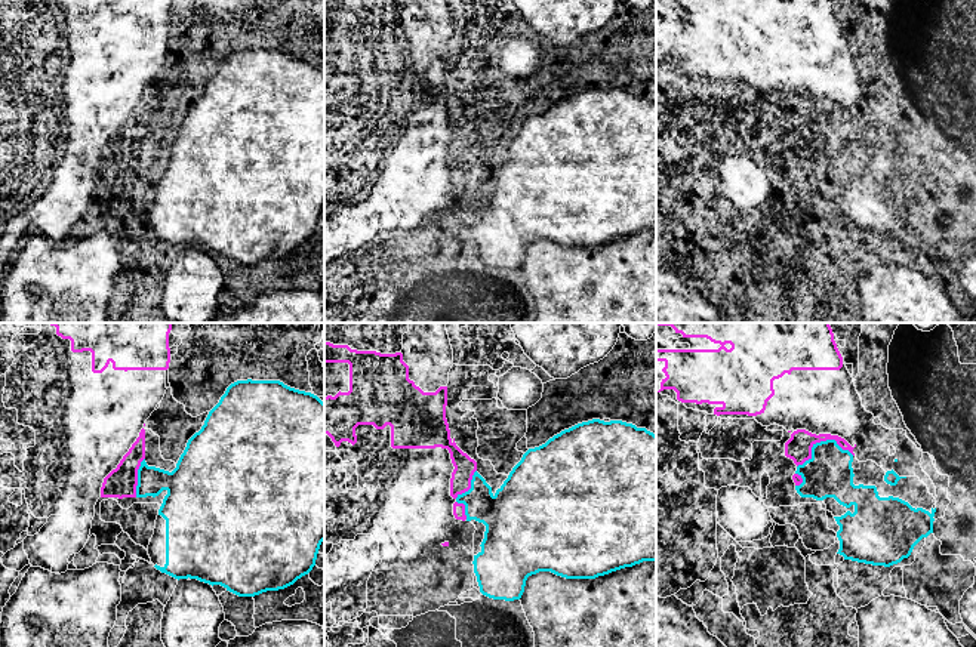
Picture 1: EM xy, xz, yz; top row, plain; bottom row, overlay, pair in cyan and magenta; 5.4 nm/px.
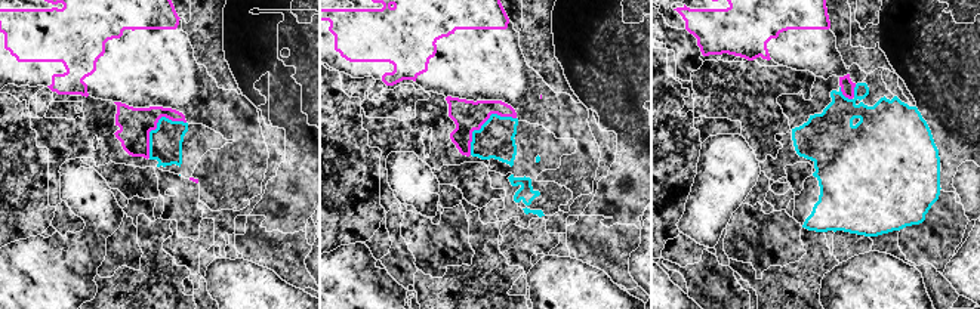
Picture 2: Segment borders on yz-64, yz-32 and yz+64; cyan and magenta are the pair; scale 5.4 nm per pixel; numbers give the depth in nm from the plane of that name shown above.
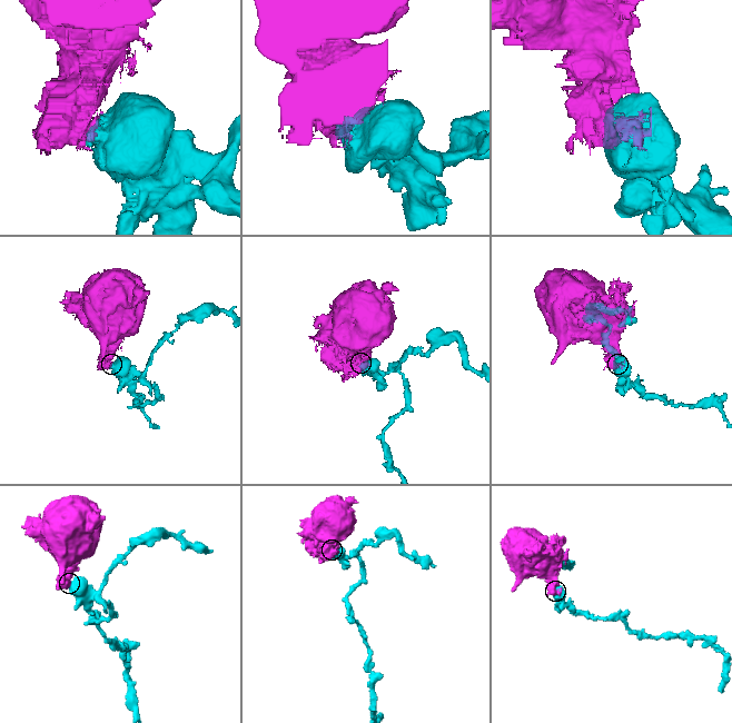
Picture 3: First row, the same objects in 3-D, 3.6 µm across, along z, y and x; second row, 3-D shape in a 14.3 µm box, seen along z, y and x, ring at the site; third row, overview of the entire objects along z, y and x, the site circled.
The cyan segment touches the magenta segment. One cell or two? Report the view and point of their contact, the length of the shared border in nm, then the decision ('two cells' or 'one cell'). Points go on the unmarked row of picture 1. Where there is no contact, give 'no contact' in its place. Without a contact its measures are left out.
contact yz (821, 110); length 320 nm; two cells

